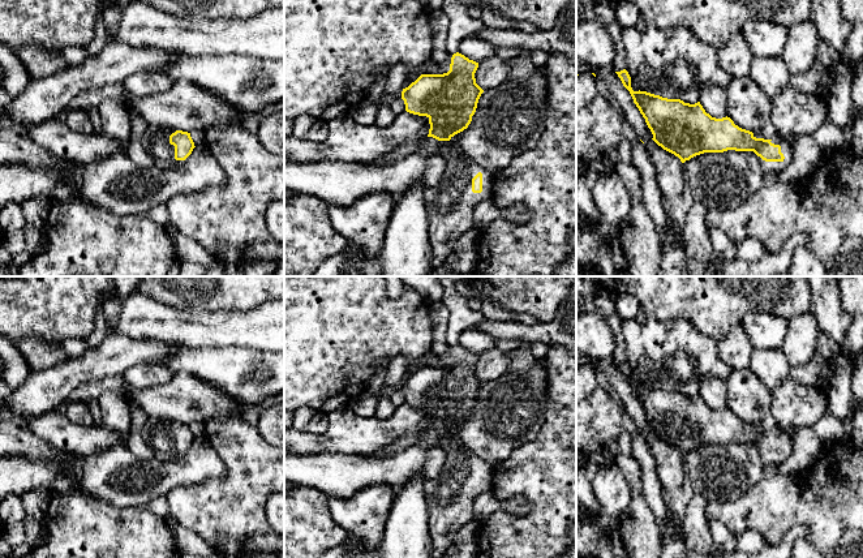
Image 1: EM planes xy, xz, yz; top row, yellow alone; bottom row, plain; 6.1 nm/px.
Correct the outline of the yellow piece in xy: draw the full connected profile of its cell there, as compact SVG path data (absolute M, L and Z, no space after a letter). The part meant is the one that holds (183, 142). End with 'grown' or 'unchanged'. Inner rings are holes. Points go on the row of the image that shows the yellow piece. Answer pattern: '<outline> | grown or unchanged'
M155 126L146 128L142 145L154 166L162 169L183 166L196 147L190 133Z | grown

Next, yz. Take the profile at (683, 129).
M623 69L615 73L645 119L653 134L652 140L678 156L682 163L704 153L727 150L753 151L760 159L764 173L780 173L793 162L789 140L756 138L752 132L739 128L727 116L712 117L700 102L690 104L680 99L634 91L628 72Z | grown

